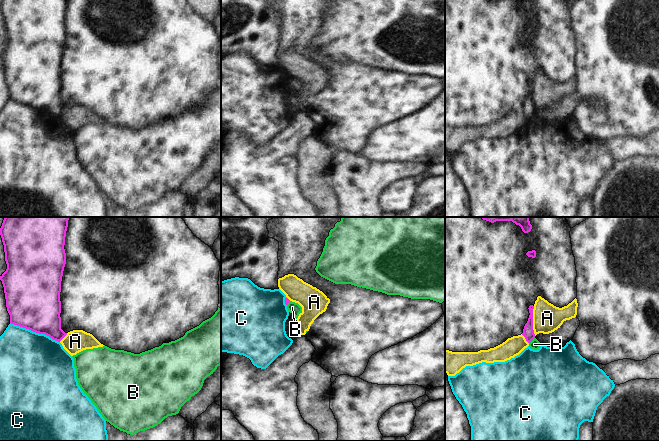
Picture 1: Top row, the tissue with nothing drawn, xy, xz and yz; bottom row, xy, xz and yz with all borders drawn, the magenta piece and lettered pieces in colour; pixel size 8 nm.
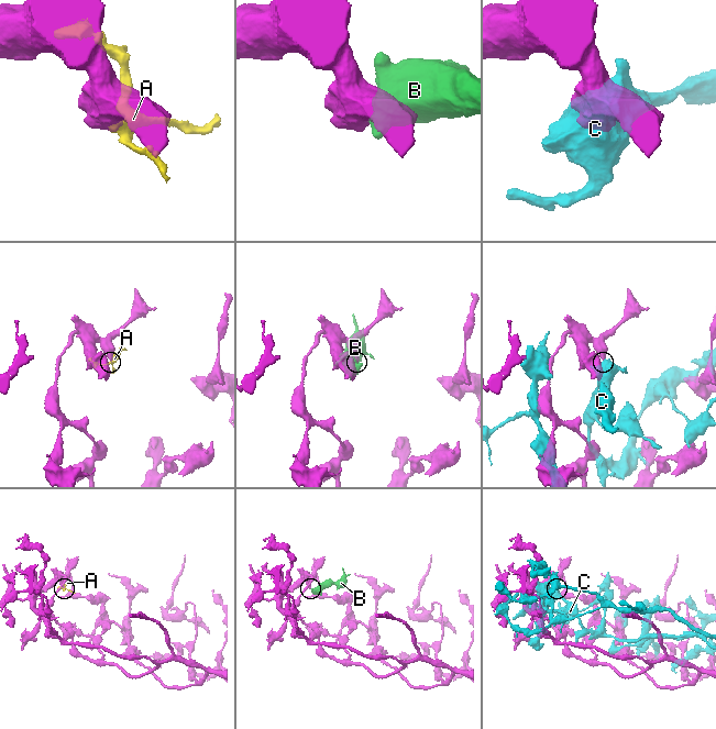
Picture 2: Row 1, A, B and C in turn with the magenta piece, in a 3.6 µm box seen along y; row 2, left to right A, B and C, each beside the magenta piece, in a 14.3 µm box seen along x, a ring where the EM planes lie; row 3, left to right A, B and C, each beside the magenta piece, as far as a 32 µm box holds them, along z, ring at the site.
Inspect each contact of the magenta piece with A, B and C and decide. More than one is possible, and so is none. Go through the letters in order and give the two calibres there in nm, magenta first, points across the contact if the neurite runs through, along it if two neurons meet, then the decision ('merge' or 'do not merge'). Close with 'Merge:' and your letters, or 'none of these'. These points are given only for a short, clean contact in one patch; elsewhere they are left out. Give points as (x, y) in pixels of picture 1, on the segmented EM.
A: 90 nm thick on the magenta side, 240 nm on the other; do not merge
B: 90 nm thick on the magenta side, 80 nm on the other; border along yz (534, 337), (529, 343); do not merge
C: 440 nm thick on the magenta side, 480 nm on the other; do not merge
Merge: none of these

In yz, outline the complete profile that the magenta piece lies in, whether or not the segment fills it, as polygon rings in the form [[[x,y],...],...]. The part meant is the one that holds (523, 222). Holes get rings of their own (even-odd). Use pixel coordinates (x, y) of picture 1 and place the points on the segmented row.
[[[481,217],[483,220],[494,223],[496,221],[512,221],[519,225],[524,233],[528,233],[532,229],[529,217]]]

